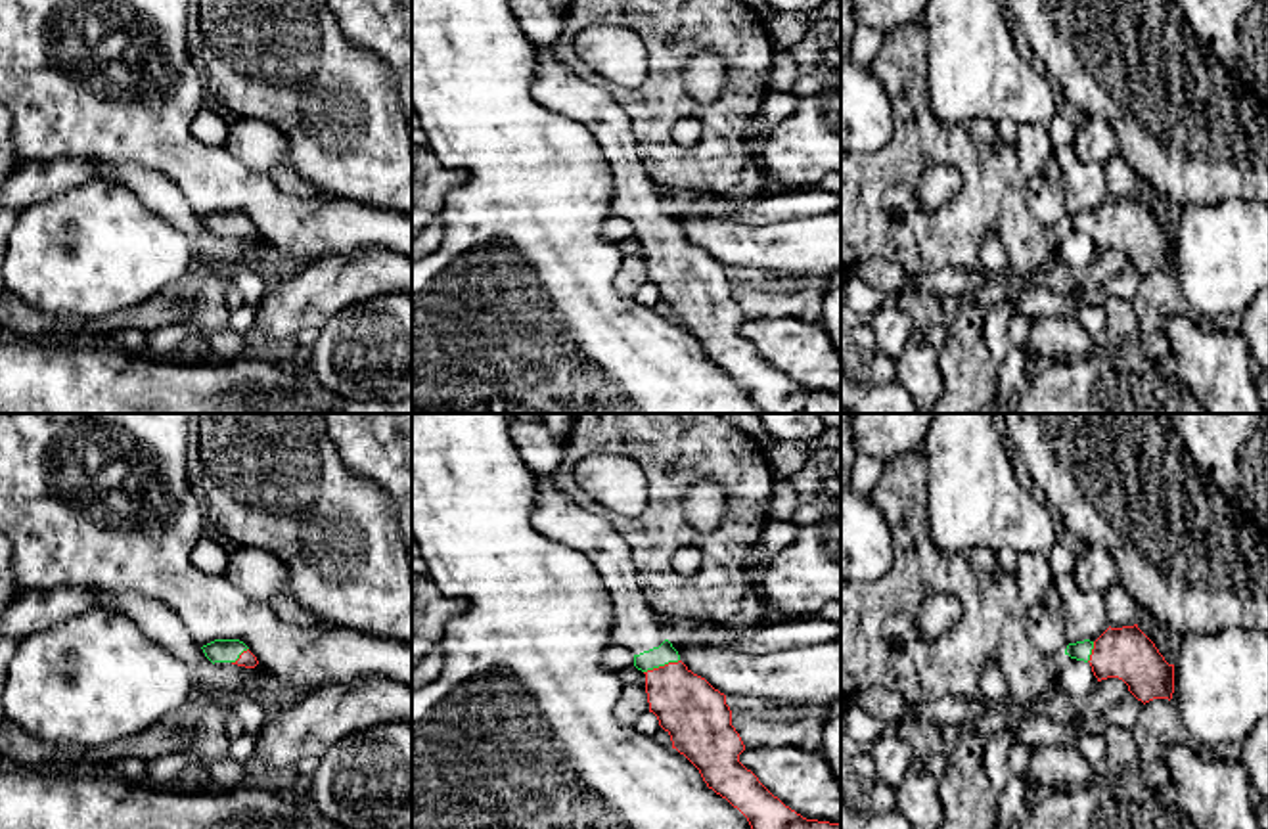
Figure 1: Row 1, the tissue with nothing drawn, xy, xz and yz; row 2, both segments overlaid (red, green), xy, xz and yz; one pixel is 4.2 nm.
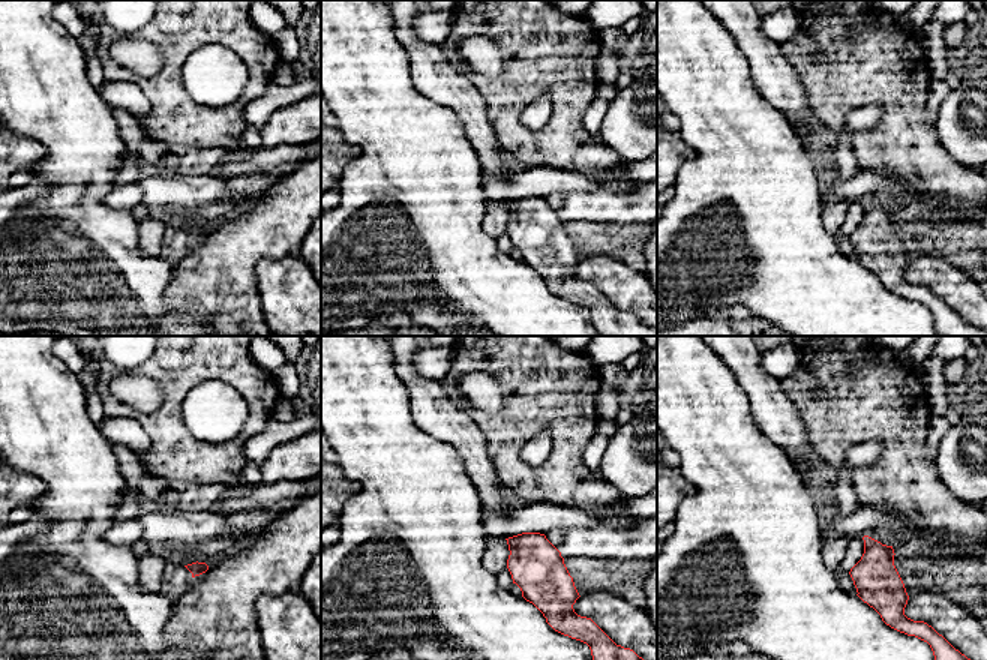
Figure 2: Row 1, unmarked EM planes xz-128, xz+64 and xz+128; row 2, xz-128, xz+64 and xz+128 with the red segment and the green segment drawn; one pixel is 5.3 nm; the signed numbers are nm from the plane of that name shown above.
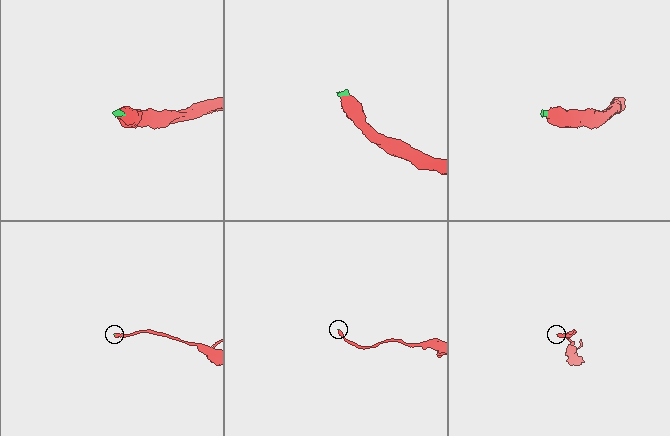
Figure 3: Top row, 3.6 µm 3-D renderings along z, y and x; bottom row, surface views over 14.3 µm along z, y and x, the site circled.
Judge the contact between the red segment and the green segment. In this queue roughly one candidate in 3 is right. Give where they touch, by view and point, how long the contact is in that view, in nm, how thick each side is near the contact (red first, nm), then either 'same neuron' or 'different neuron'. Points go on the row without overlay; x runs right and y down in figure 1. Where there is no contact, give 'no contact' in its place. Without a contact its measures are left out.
xz (661, 238) | 160 nm | 280/90 nm | same neuron

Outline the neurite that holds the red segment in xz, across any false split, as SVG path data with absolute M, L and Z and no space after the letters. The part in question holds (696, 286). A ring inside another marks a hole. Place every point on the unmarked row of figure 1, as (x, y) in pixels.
M536 48L531 94L548 111L575 119L592 132L611 168L611 213L634 224L634 237L645 245L649 283L657 287L659 297L670 306L672 320L699 341L707 358L737 379L764 414L841 414L839 394L803 389L774 368L739 333L745 316L732 297L732 281L726 276L726 266L680 232L678 222L667 211L668 201L663 190L649 178L638 155L630 117L607 88L601 82L588 82L569 71L554 48Z

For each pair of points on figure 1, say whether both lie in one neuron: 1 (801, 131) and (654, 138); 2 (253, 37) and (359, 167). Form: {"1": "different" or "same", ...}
{"1": "different", "2": "same"}

